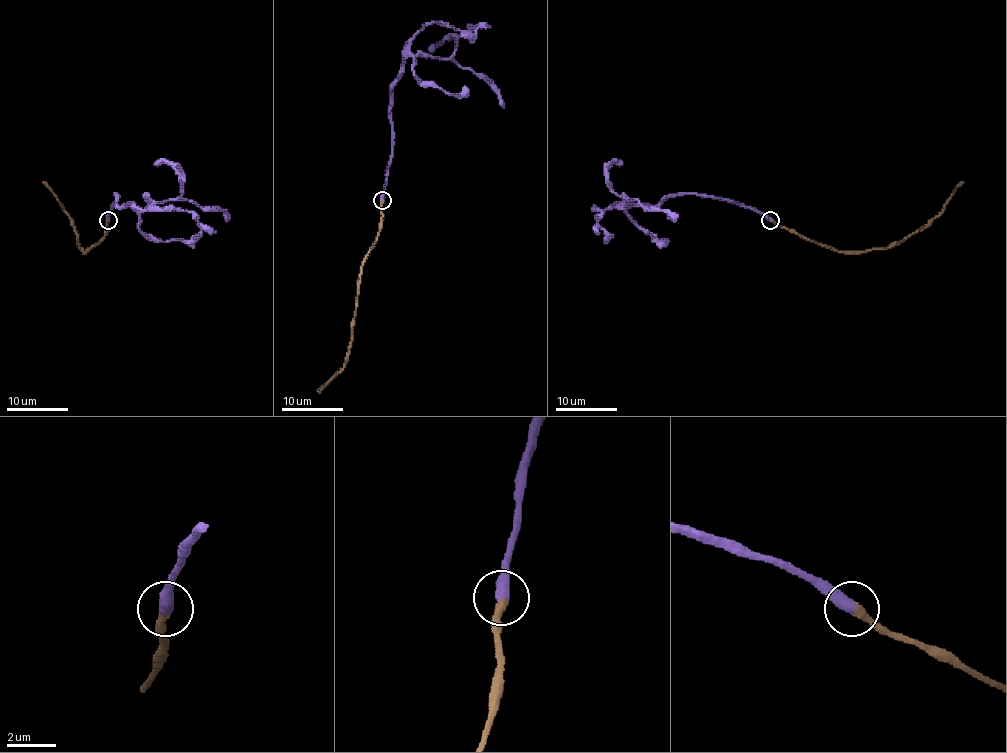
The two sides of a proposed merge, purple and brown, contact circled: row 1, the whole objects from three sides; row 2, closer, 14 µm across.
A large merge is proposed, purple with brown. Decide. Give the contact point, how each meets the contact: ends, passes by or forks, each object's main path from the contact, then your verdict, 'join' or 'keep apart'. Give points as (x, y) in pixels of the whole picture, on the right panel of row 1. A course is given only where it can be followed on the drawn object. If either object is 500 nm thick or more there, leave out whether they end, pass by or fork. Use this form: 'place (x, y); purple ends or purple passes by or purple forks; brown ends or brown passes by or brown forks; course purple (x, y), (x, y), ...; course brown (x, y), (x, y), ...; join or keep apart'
place (770, 220); course purple (770, 220), (726, 200), (695, 194), (669, 195), (627, 212), (625, 206), (638, 200), (644, 208), (678, 217); course brown (770, 220), (837, 251), (886, 249), (922, 231), (962, 181); join

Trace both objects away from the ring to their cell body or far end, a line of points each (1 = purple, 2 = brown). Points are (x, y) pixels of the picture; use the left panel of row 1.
1: (107, 220), (117, 194), (115, 201), (120, 206), (143, 212), (168, 200), (192, 200), (229, 217)
2: (107, 220), (107, 232), (87, 251), (81, 249), (73, 222), (43, 181)

